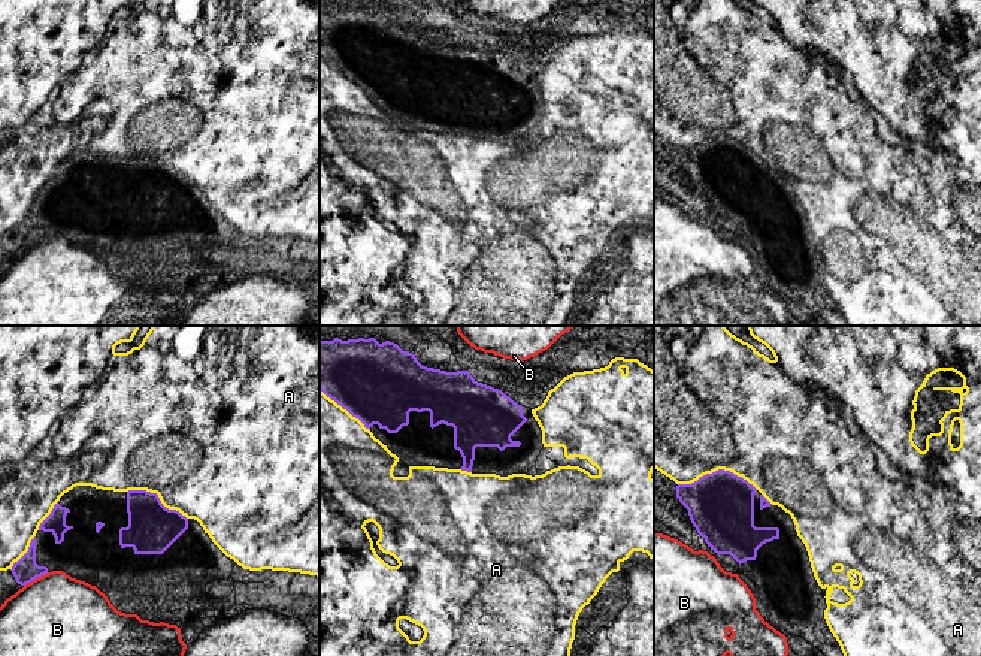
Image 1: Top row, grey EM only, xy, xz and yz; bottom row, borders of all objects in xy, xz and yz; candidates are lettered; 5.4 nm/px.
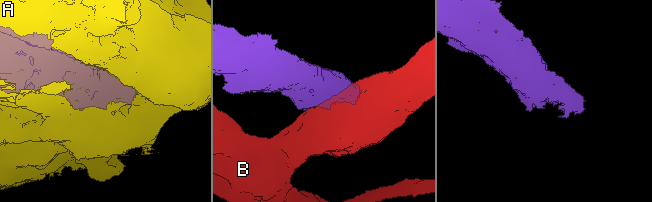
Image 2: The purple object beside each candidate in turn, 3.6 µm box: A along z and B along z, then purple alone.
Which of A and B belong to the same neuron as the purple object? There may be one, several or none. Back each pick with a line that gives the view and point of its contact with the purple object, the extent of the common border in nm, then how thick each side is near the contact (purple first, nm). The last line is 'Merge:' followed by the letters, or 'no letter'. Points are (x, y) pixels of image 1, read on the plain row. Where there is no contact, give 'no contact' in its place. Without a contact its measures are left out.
Merge: no letter

